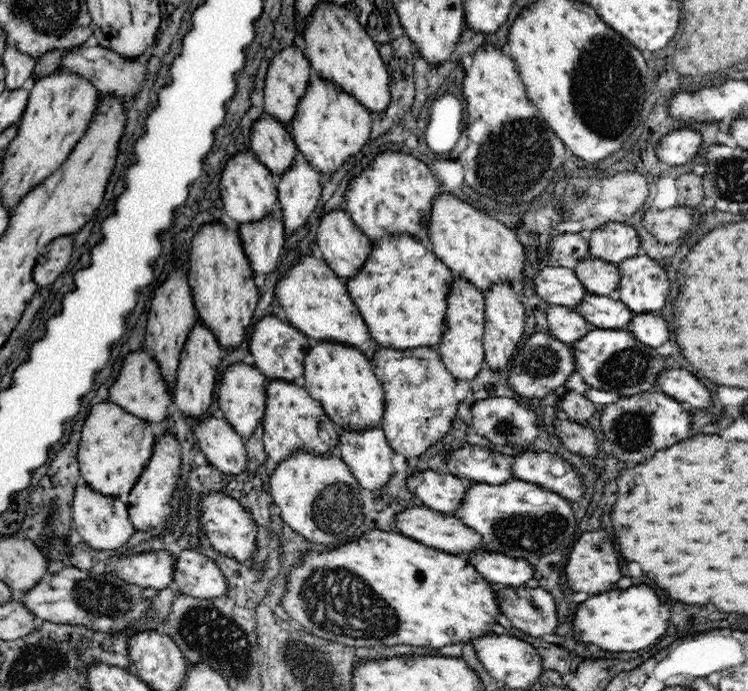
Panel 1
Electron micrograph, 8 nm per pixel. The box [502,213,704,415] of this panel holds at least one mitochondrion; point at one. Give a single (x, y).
(630, 368)

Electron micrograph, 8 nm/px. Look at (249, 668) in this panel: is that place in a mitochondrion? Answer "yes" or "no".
yes

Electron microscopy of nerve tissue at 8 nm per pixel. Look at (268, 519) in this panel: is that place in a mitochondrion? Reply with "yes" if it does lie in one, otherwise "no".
no

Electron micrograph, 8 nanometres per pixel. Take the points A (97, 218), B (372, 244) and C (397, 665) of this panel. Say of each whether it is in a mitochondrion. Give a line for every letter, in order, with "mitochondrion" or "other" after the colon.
A: other
B: other
C: other

